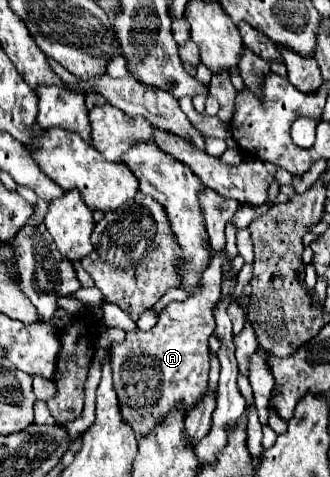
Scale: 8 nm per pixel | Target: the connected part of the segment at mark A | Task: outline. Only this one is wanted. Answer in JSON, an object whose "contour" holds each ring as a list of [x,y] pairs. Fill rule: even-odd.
{"contour":[[[214,256],[210,266],[202,274],[200,290],[184,302],[170,302],[158,316],[158,322],[152,330],[132,330],[126,334],[122,344],[112,344],[112,370],[114,370],[114,388],[120,400],[120,410],[124,420],[134,428],[136,436],[146,436],[158,424],[158,418],[174,408],[176,402],[184,402],[188,410],[202,398],[208,386],[208,370],[210,370],[210,348],[208,338],[214,332],[214,306],[222,294],[222,264],[220,256]]]}

